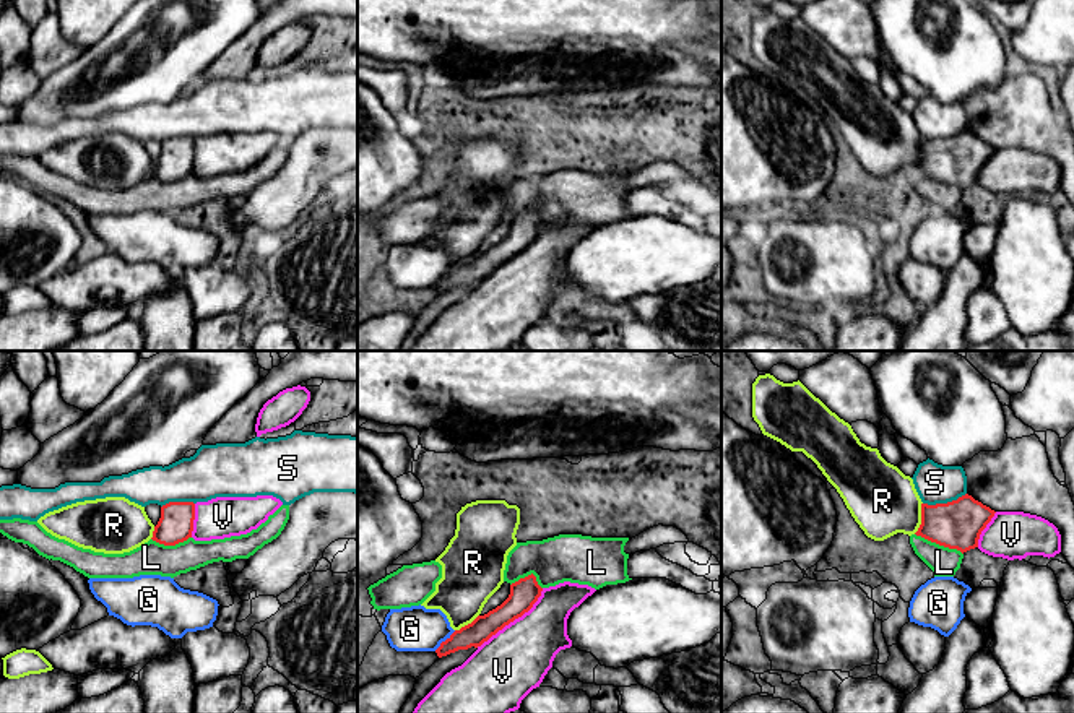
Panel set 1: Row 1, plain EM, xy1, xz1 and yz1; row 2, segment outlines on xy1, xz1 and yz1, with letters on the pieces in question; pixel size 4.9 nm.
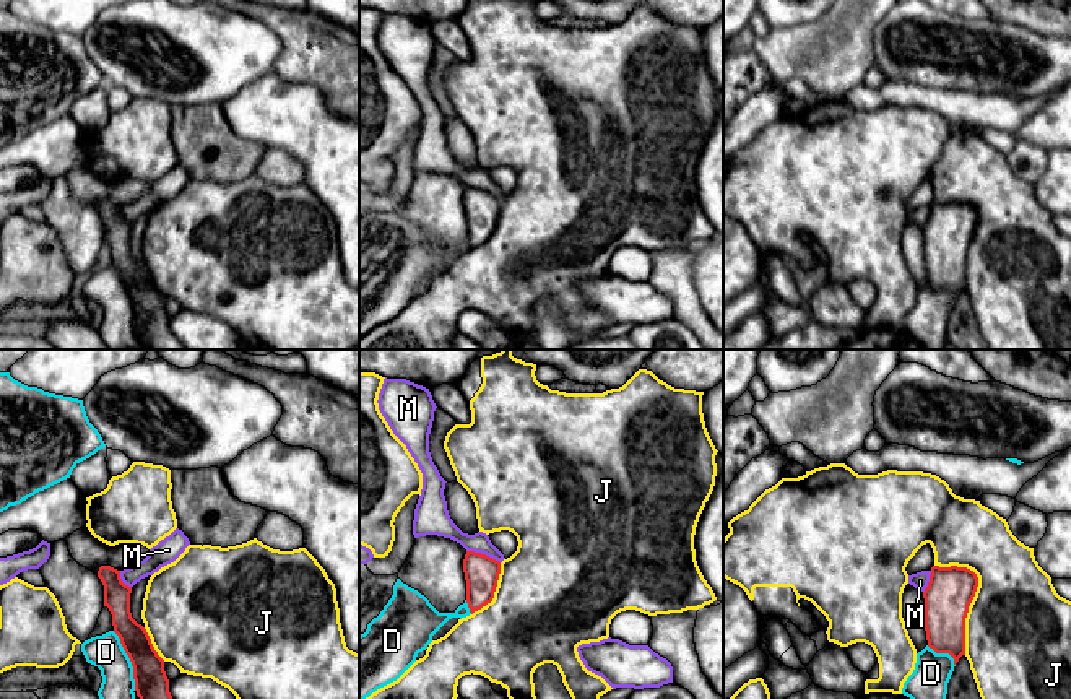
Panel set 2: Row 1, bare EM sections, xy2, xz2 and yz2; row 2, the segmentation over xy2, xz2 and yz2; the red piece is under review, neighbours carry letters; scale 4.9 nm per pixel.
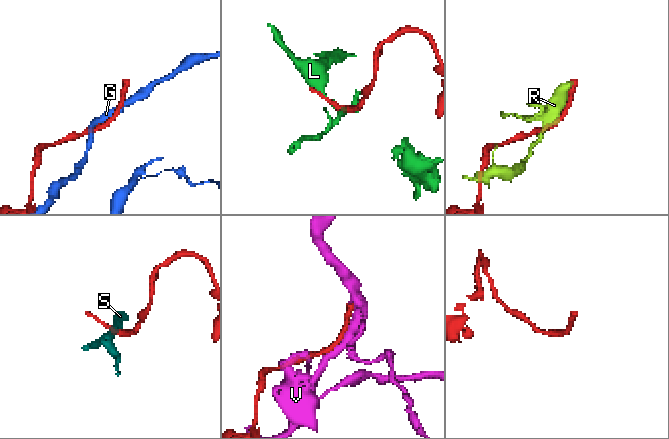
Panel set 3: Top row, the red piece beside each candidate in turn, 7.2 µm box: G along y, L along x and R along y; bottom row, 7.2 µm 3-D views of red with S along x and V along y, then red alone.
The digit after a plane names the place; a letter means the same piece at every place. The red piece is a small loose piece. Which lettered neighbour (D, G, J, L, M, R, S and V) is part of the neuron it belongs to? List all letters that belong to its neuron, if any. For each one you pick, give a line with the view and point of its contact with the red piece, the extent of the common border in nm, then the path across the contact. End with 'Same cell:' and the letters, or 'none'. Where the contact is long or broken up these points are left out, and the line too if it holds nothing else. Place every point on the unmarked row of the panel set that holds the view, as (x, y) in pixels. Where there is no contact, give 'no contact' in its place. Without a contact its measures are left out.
V: meets red in xz1 at (512, 257); contact 440 nm long
Same cell: V

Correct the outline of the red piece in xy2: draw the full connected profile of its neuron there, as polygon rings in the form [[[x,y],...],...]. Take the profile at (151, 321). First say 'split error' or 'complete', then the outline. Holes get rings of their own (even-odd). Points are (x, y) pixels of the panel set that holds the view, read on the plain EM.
complete; [[[101,202],[98,213],[104,221],[104,242],[112,250],[114,268],[133,302],[135,327],[145,350],[185,350],[169,328],[164,296],[154,286],[146,265],[130,249],[132,223],[120,215],[120,206]]]

